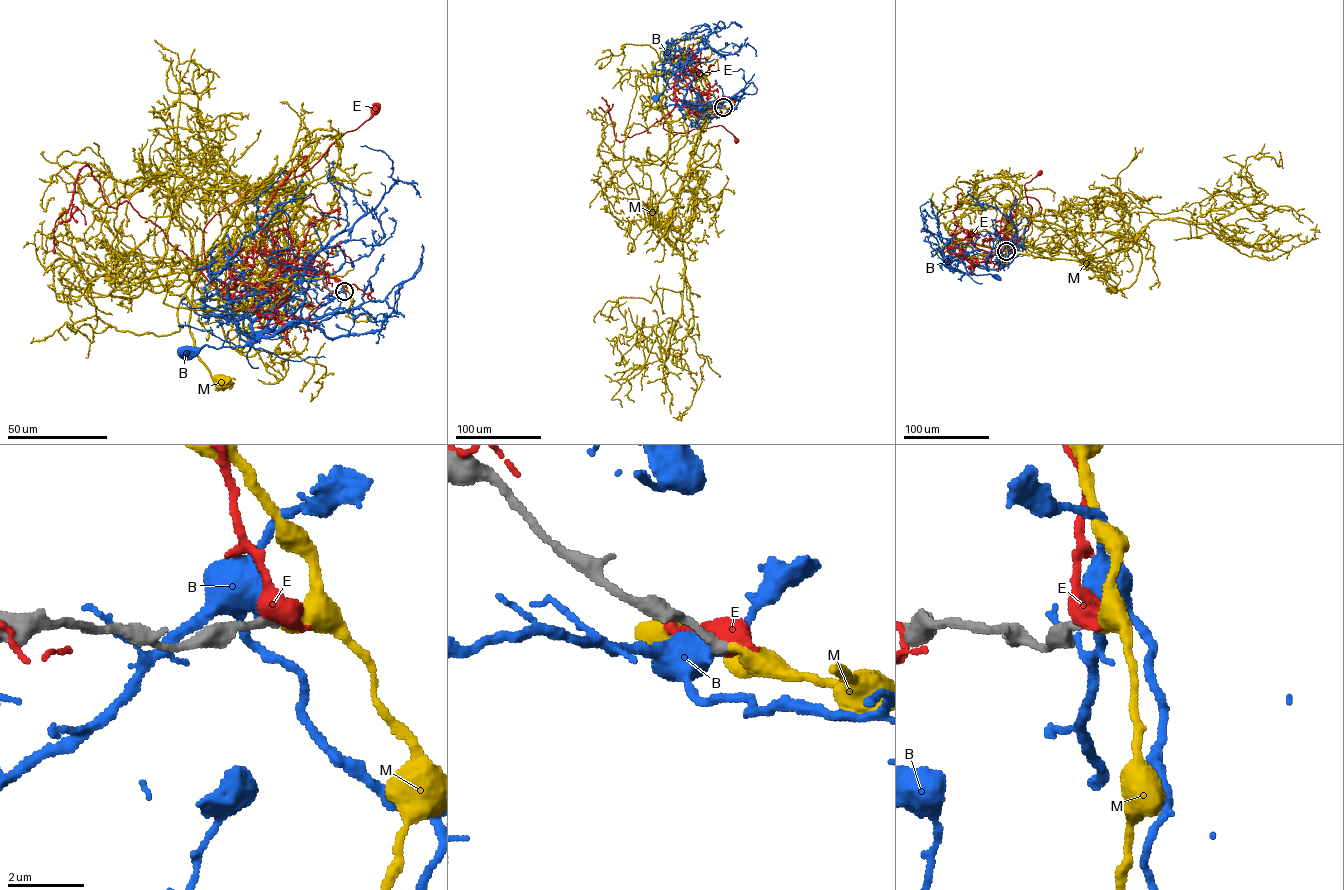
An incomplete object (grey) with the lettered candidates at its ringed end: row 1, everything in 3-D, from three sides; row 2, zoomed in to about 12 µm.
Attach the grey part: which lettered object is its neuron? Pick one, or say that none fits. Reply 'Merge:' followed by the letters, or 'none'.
Merge: M

